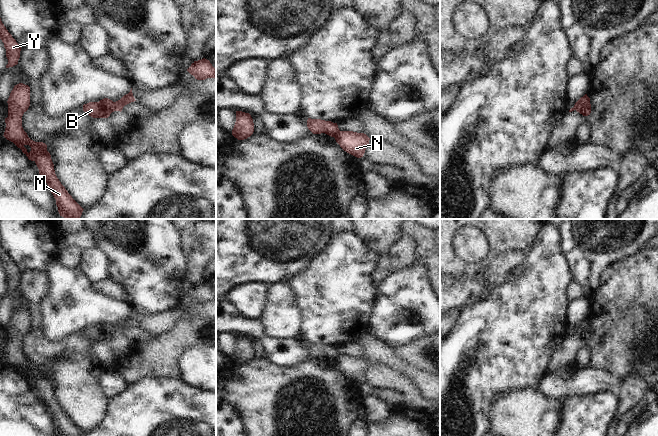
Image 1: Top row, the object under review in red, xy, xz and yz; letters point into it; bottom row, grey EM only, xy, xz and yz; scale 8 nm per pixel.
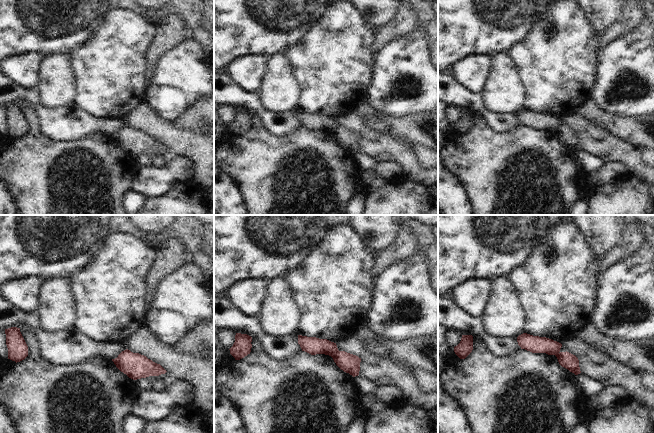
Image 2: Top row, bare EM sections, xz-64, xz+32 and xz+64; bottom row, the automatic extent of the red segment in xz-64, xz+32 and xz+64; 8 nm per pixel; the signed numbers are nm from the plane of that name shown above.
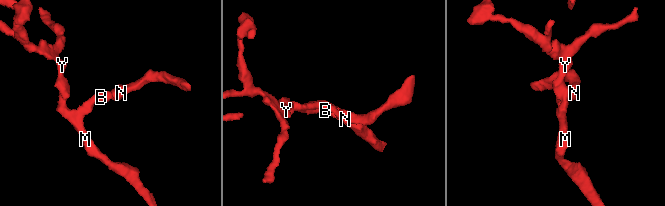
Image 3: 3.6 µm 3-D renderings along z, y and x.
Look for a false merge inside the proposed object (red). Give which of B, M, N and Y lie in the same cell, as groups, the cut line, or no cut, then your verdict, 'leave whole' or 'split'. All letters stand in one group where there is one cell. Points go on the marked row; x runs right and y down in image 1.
groups B M Y / N; cut xy (113, 102), (114, 110); split

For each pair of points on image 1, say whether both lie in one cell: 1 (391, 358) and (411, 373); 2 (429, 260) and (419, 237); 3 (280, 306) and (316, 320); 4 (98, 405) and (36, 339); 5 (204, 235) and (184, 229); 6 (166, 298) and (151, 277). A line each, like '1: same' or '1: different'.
1: same
2: same
3: different
4: same
5: different
6: same

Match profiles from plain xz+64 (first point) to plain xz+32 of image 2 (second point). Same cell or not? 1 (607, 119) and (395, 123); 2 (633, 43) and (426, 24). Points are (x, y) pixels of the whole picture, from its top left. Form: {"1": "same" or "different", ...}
{"1": "same", "2": "different"}

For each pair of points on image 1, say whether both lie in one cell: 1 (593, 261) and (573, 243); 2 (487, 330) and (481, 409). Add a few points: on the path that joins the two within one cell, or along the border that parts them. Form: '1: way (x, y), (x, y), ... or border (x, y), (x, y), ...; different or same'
1: way (588, 256), (578, 246); same
2: way (487, 350), (487, 353), (481, 359), (481, 389); same

